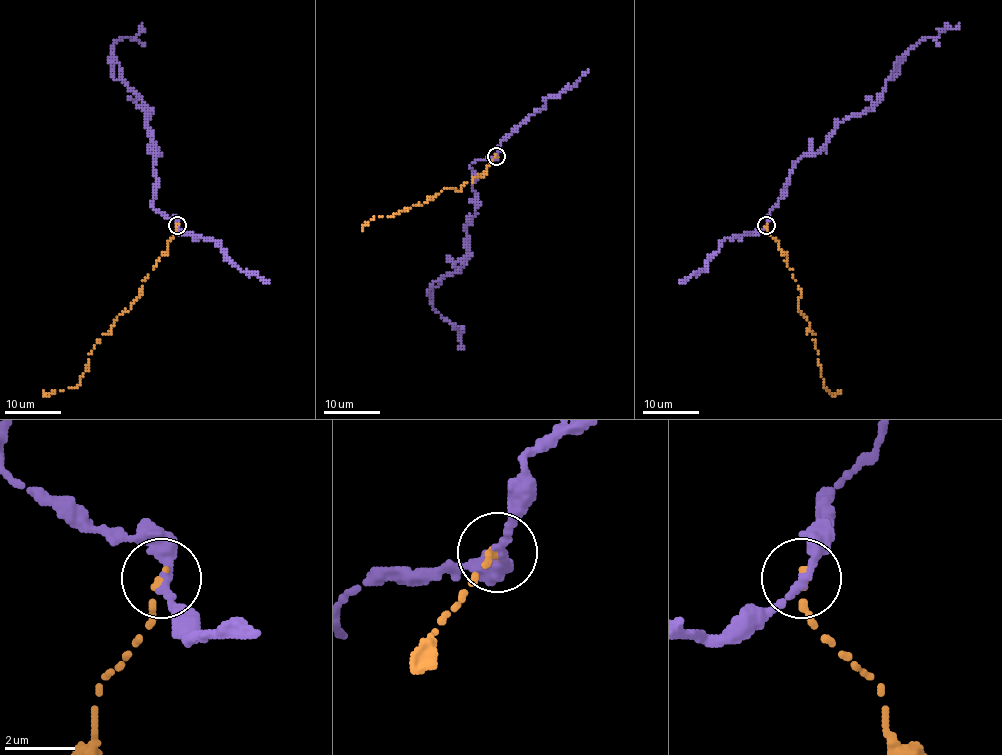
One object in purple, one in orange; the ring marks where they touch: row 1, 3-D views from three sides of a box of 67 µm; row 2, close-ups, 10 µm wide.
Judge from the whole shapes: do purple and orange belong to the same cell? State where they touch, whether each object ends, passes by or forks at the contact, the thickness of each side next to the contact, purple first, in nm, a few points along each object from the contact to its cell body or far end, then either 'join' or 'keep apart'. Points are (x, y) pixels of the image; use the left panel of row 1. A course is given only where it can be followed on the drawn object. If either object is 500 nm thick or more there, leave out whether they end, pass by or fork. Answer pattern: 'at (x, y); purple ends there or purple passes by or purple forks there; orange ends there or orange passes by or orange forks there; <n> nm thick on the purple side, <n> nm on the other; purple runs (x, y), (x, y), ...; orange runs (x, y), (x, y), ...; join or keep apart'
at (177, 225); purple passes by; orange ends there; 260 nm thick on the purple side, 240 nm on the other; purple runs (176, 224), (151, 206), (157, 148), (150, 110), (114, 58), (113, 45), (133, 38), (143, 24); orange runs (176, 224), (140, 295), (89, 353), (79, 384), (45, 394), (42, 391); keep apart

